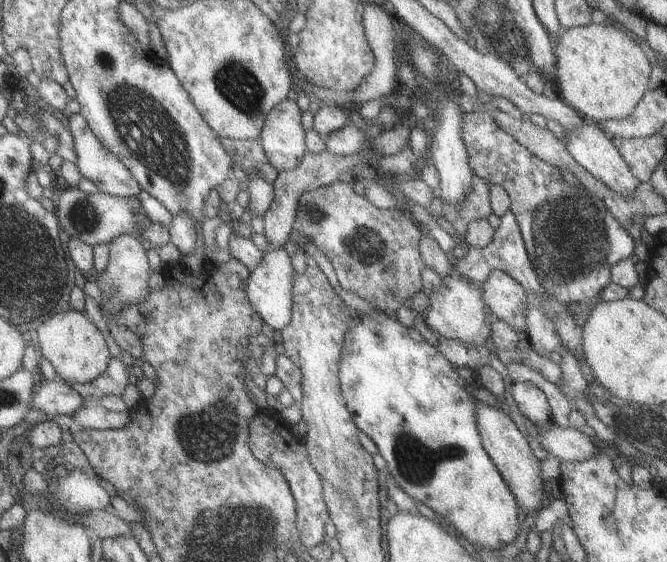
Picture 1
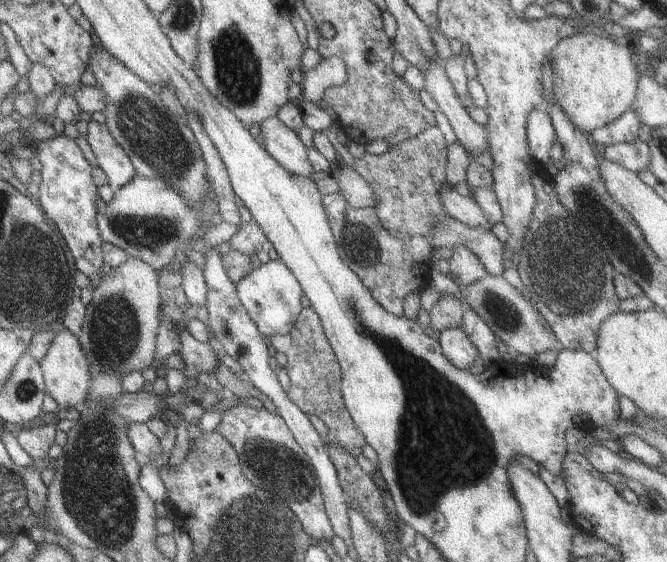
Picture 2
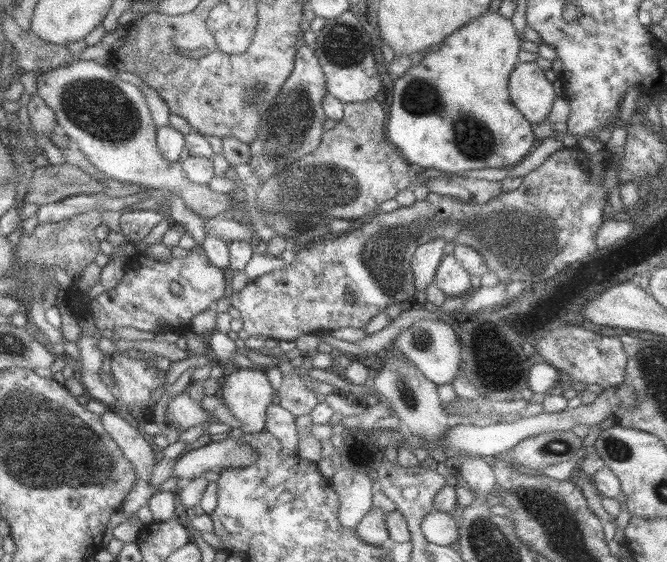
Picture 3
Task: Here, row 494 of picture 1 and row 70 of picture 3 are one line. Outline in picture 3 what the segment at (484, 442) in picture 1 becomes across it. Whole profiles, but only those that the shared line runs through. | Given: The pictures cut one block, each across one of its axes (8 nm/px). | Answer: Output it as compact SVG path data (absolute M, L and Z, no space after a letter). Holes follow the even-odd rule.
M517 62L509 75L507 90L511 104L529 124L543 122L556 97L553 86L545 79L544 70L540 69L535 62Z

